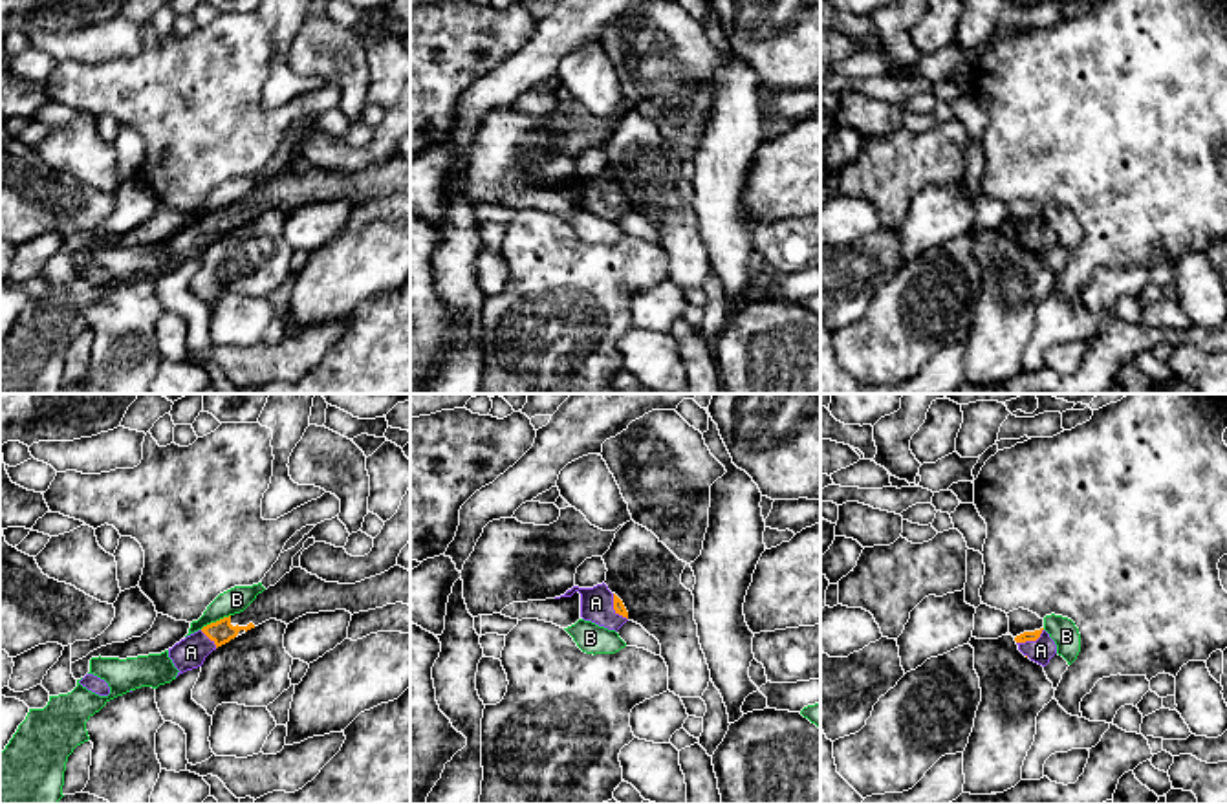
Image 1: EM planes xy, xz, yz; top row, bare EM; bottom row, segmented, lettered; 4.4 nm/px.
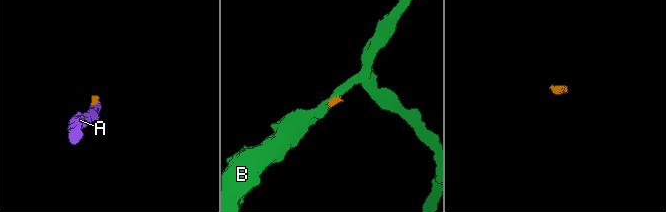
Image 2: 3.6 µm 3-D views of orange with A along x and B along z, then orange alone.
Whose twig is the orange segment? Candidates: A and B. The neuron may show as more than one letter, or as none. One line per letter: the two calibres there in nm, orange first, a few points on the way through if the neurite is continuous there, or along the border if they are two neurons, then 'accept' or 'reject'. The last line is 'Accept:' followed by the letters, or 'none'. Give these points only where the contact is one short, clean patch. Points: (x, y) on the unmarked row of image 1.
A: 50/140 nm | across xz (619, 198), (614, 198), (603, 198), (596, 193) | accept
B: 100/110 nm | along xy (229, 204), (200, 218) | reject
Accept: A

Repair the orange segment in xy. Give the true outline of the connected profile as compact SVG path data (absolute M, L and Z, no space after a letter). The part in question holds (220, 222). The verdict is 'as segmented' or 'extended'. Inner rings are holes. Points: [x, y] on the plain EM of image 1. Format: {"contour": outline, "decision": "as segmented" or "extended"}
{"contour": "M299 156L258 183L244 201L176 233L168 238L168 247L179 266L201 256L212 240L234 229L240 220L247 222L269 209L289 214L306 203L346 200L353 205L396 192L410 196L410 161L401 156L355 174L326 172Z", "decision": "extended"}

